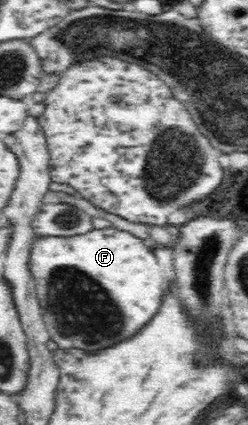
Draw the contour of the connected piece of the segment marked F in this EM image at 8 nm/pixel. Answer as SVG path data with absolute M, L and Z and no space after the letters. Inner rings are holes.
M115 228L69 237L37 237L29 268L52 340L61 349L101 350L134 335L149 322L163 296L159 260L143 239Z

